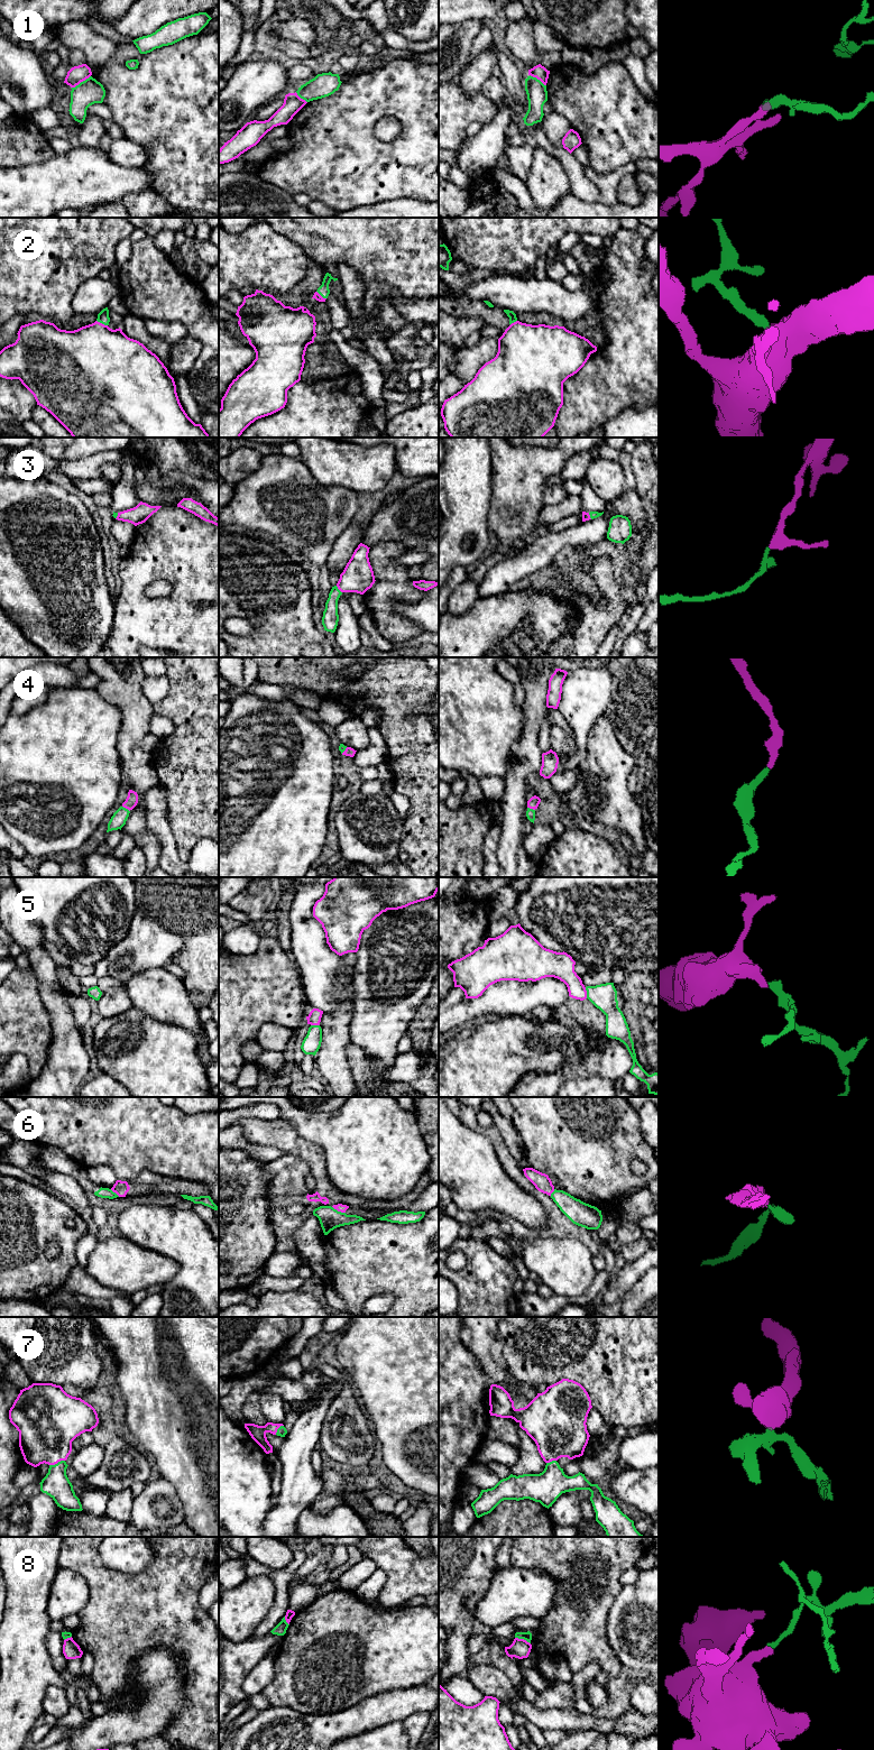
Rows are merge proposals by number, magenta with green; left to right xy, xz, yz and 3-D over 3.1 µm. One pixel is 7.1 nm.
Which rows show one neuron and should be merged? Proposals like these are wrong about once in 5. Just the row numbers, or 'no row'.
2, 3, 4, 5, 7

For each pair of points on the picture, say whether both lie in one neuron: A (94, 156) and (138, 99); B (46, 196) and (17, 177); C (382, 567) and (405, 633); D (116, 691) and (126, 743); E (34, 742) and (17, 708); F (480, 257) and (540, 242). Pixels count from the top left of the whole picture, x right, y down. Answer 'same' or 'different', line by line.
A: different
B: same
C: same
D: same
E: different
F: same

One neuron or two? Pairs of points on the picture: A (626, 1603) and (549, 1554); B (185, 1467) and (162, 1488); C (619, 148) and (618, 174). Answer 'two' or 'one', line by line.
A: two
B: two
C: two

